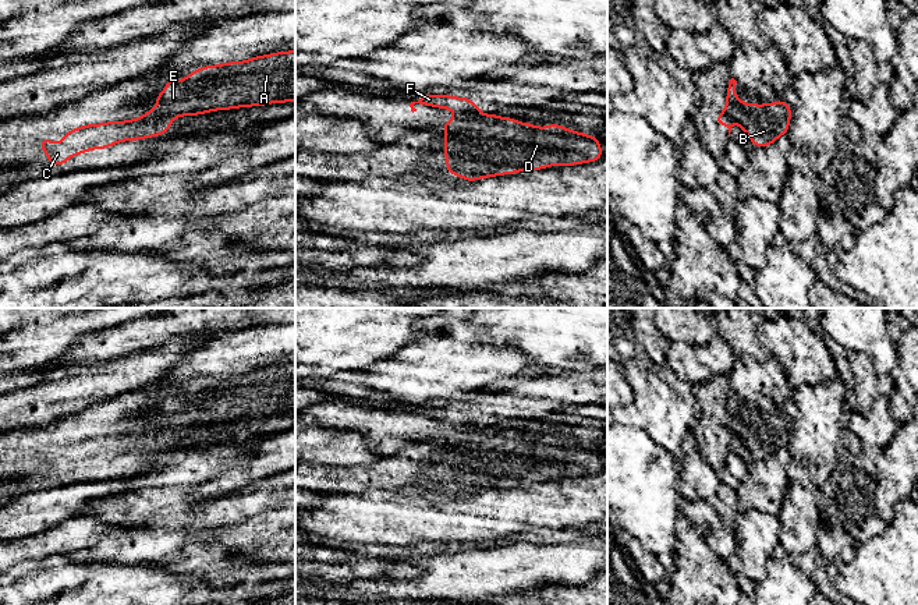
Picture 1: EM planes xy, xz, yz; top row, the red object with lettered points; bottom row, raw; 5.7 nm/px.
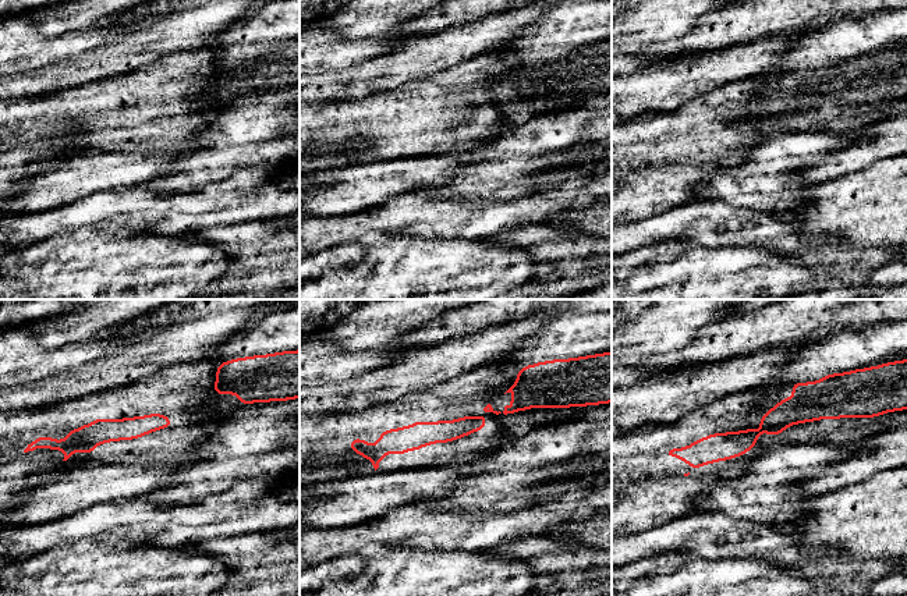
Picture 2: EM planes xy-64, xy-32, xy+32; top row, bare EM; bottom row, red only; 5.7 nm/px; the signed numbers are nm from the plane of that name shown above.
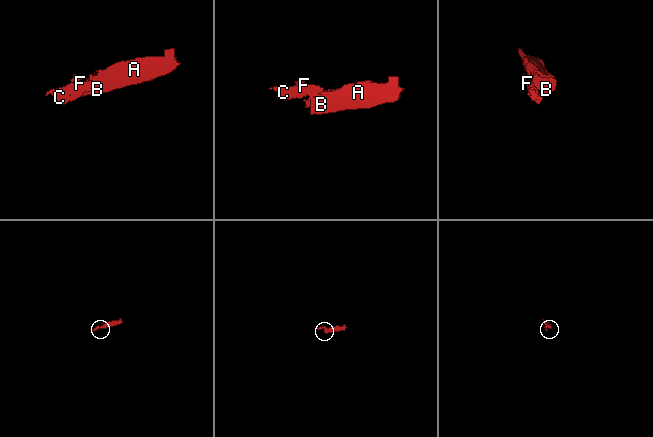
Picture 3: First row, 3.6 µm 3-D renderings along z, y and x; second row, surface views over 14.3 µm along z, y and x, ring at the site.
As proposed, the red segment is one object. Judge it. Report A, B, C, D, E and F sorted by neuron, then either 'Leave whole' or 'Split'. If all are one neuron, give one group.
Groups: A B D E / C F. Split

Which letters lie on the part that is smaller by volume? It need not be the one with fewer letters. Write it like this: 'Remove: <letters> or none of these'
Remove: C, F

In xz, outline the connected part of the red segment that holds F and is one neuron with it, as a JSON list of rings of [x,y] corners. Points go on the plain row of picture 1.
[[[421,407],[418,414],[411,414],[410,420],[411,424],[417,424],[414,420],[415,415],[437,420],[437,421],[447,421],[453,422],[457,429],[482,429],[481,420],[472,414],[471,410],[460,410],[451,407]]]

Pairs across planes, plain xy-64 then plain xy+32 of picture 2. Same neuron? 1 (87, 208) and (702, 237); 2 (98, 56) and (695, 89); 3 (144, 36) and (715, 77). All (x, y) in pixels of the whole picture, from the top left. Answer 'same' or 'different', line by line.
1: same
2: same
3: same

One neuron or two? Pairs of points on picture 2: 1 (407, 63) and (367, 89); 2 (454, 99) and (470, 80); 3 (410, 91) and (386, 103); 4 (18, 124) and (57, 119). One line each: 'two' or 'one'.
1: one
2: one
3: one
4: one

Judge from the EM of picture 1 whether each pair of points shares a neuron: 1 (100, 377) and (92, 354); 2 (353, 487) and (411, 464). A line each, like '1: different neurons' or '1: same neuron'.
1: different neurons
2: same neuron

